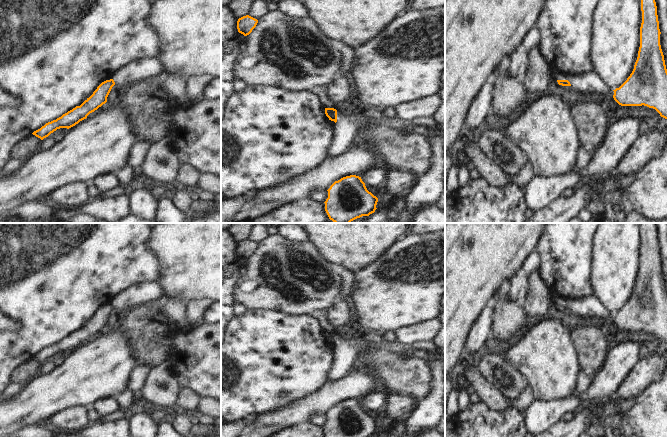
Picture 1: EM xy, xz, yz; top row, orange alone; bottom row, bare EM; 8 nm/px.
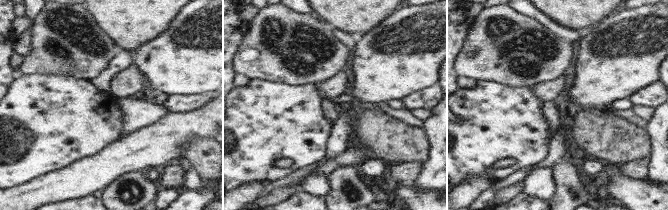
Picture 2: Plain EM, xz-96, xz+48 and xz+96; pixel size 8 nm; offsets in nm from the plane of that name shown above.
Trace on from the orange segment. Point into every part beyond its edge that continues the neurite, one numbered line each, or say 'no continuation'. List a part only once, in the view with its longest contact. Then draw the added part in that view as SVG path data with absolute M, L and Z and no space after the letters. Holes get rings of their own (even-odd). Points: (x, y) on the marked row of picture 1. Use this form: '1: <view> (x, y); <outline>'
no continuation

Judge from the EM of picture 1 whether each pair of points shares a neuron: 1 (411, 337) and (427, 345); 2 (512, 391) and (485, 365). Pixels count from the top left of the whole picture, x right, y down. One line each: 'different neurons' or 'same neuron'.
1: different neurons
2: same neuron

